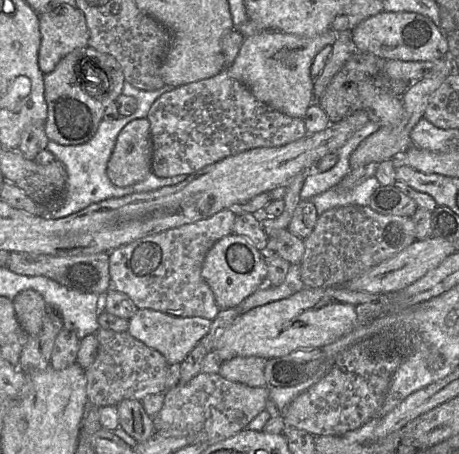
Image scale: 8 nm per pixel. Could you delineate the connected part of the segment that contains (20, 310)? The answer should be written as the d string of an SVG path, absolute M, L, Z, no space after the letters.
M32 289L19 293L13 300L16 316L23 330L28 335L37 335L43 324L46 302Z

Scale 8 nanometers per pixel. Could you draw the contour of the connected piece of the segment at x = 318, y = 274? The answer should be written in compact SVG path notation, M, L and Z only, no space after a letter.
M346 205L332 208L318 217L313 232L304 239L301 277L305 287L342 286L415 242L412 217L382 215L370 206Z

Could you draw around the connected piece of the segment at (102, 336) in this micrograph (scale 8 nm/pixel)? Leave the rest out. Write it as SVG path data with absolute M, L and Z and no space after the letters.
M99 329L98 351L94 362L85 370L89 403L98 407L116 406L122 400L140 400L149 394L166 392L169 364L158 351L132 337L129 332Z

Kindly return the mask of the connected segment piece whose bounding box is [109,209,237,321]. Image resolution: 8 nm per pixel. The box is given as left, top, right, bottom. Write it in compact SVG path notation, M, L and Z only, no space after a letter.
M225 209L209 218L150 235L112 250L109 253L112 289L128 295L138 309L213 321L221 309L202 276L202 266L214 244L233 233L236 217L234 209Z

